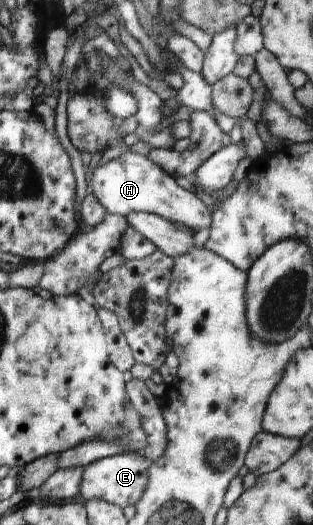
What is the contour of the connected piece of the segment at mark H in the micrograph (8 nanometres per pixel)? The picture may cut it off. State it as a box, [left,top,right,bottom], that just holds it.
[91,150,212,233]

